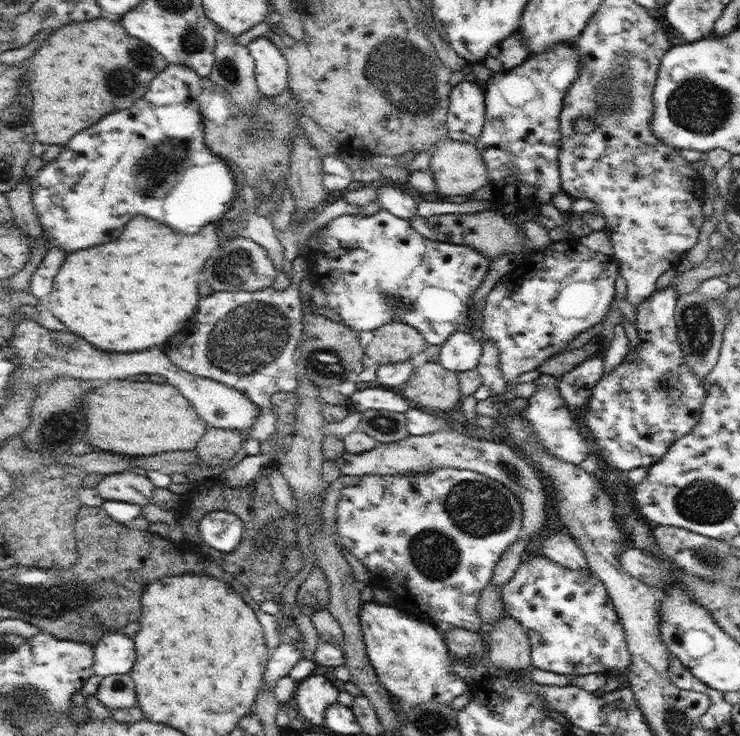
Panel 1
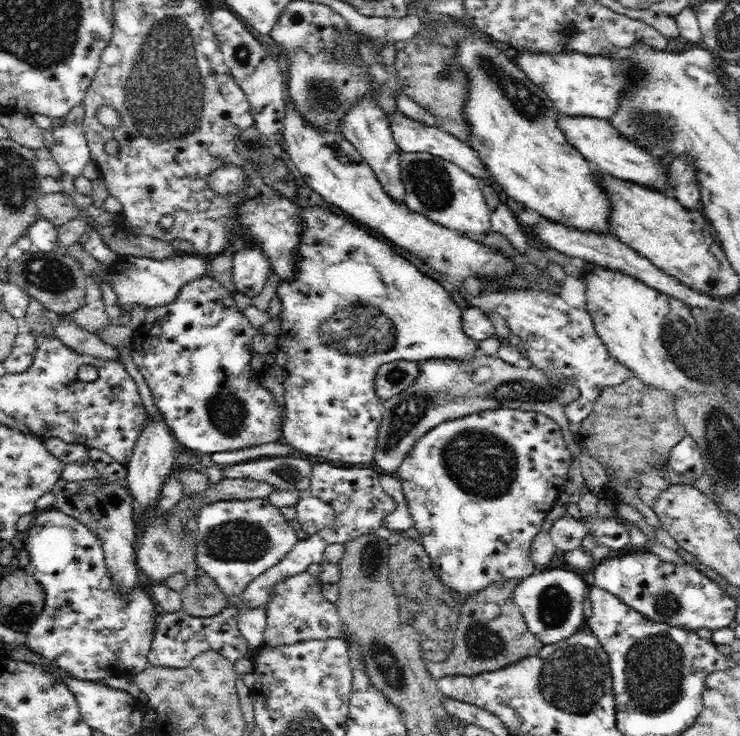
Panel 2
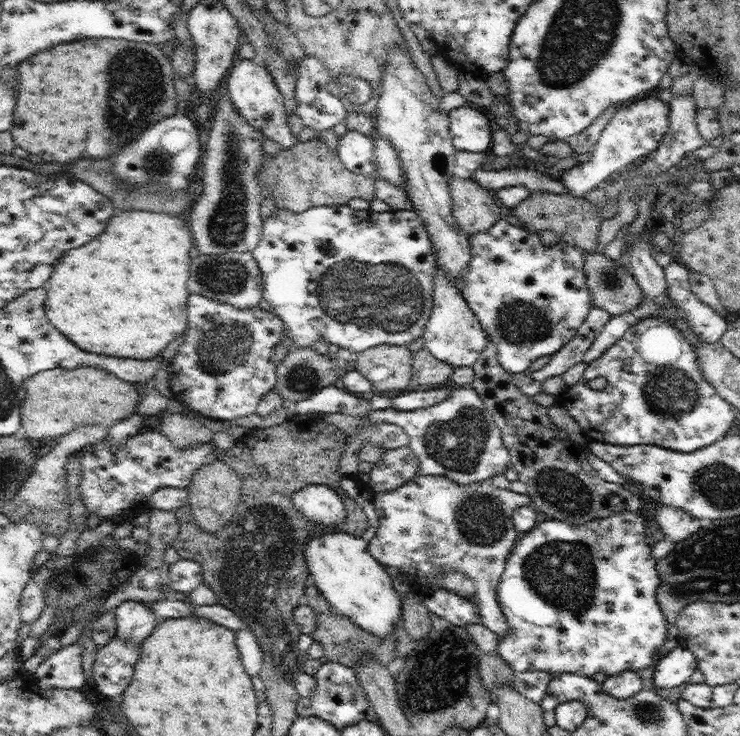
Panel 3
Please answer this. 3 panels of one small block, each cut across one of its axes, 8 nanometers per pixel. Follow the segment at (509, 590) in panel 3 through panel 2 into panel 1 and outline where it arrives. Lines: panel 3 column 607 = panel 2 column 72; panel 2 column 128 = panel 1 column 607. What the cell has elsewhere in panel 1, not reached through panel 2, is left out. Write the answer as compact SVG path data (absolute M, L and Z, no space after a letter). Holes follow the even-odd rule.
M533 555L531 560L522 562L518 570L516 570L515 576L512 577L506 585L500 588L502 592L502 604L504 604L505 612L512 618L516 618L520 622L520 626L524 628L524 632L528 634L528 638L531 642L531 664L533 668L539 668L540 670L556 672L556 674L568 675L569 677L584 676L584 674L592 674L594 672L600 672L606 677L614 677L623 674L631 663L631 652L628 650L628 643L624 638L624 628L617 616L615 606L610 602L606 588L600 579L594 577L590 570L588 571L572 571L562 565L558 565L555 561L550 561L550 558L546 556Z

